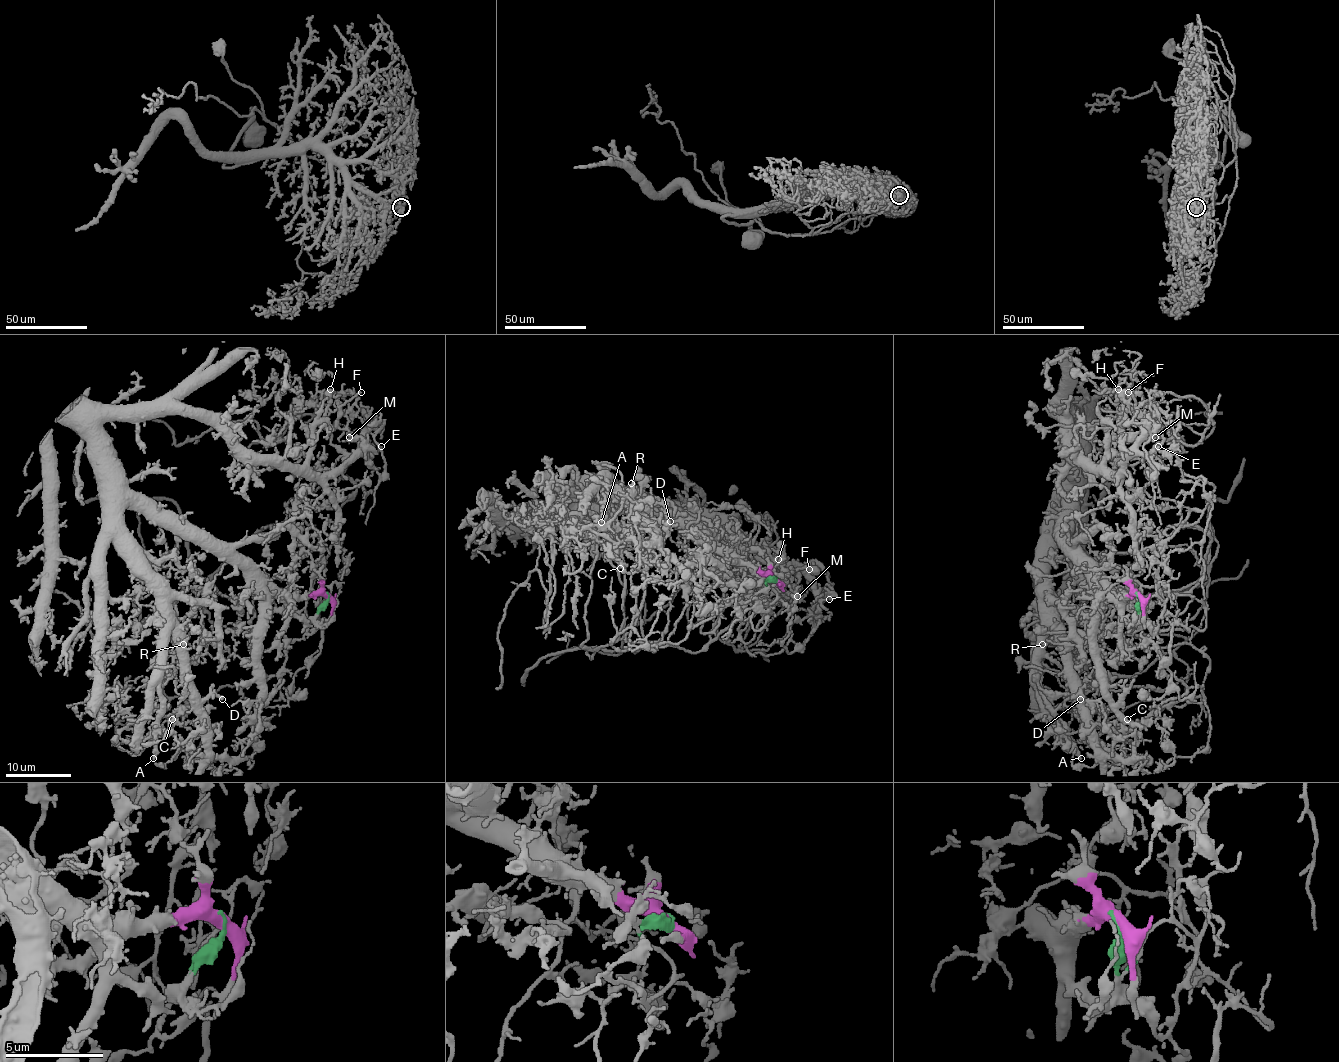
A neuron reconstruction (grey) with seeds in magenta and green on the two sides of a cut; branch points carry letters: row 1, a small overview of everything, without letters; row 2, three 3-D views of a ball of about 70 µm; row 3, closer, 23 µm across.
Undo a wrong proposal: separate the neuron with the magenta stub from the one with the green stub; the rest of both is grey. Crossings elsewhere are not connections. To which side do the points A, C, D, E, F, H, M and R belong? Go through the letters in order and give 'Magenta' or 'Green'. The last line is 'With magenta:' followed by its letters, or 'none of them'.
A: Magenta
C: Green
D: Magenta
E: Green
F: Green
H: Green
M: Green
R: Magenta
With magenta: A, D, R

